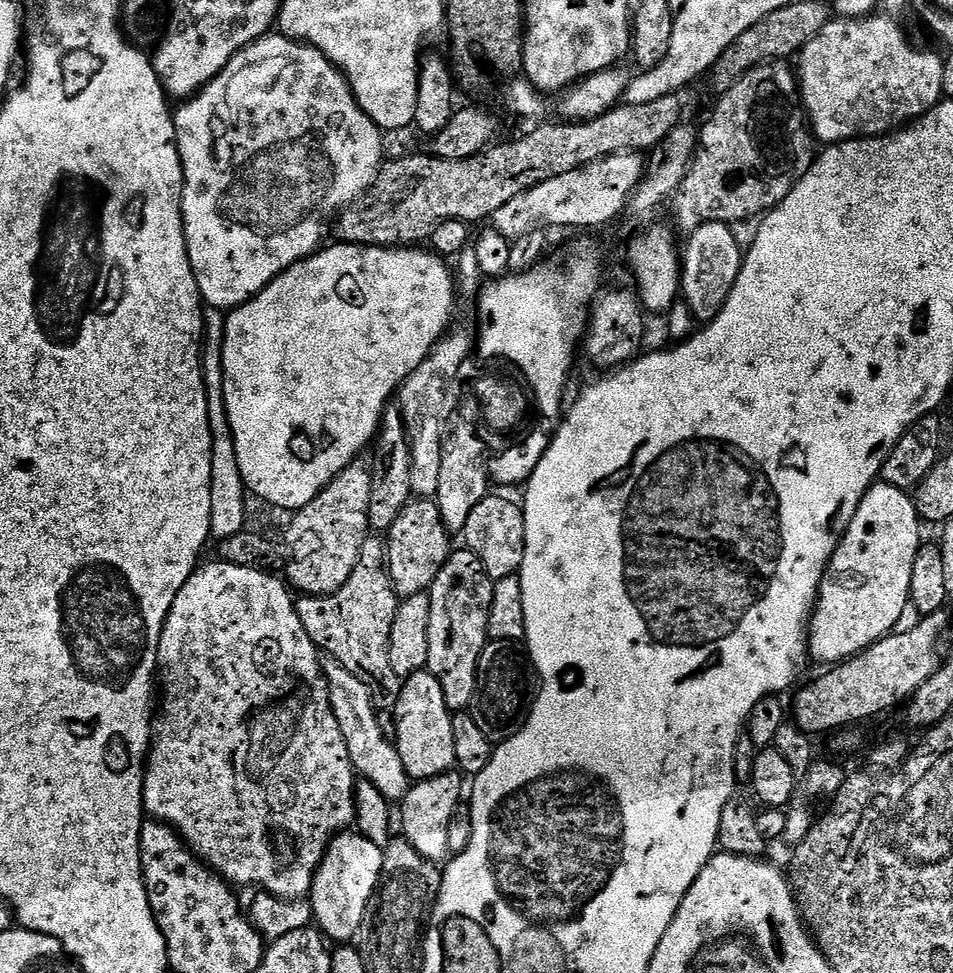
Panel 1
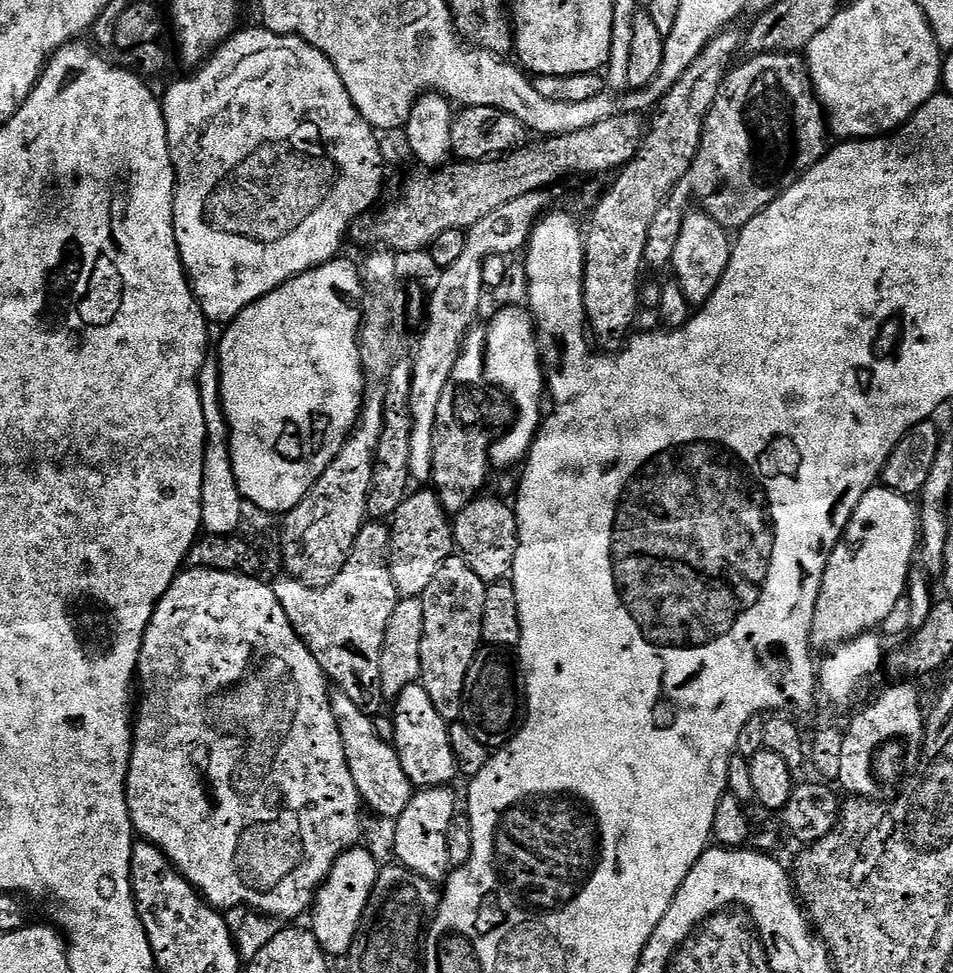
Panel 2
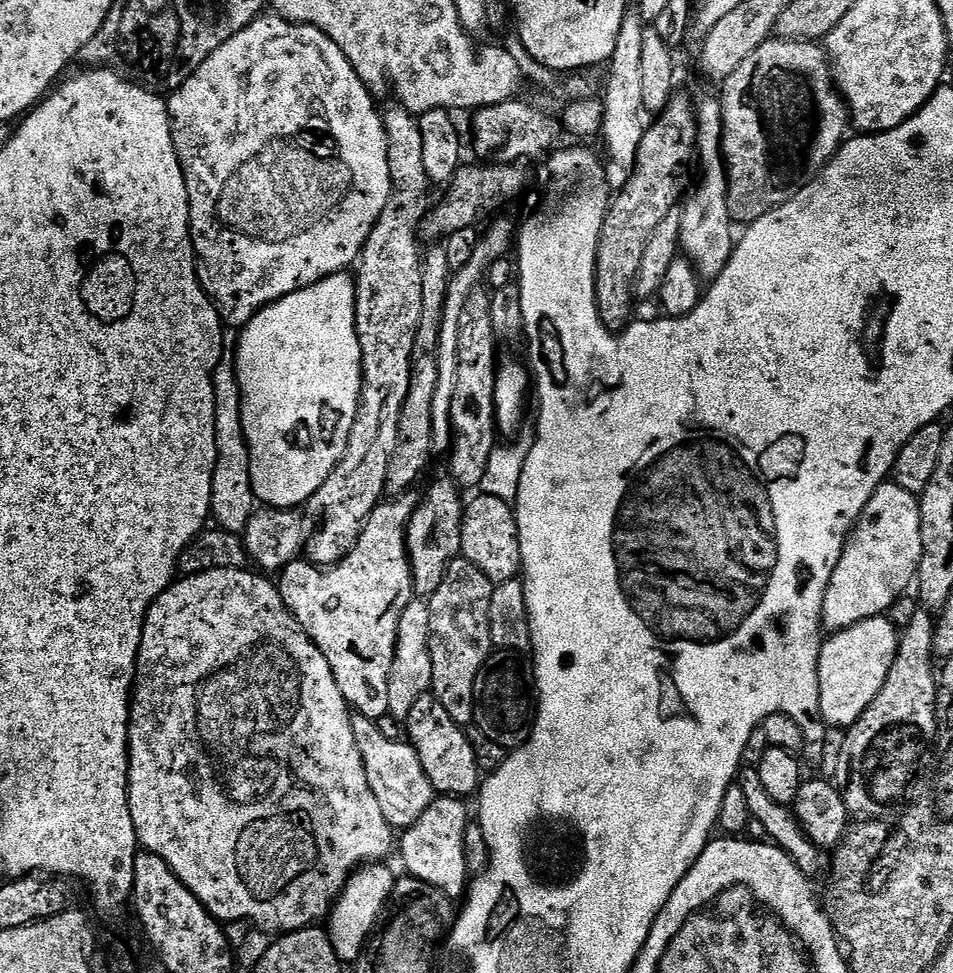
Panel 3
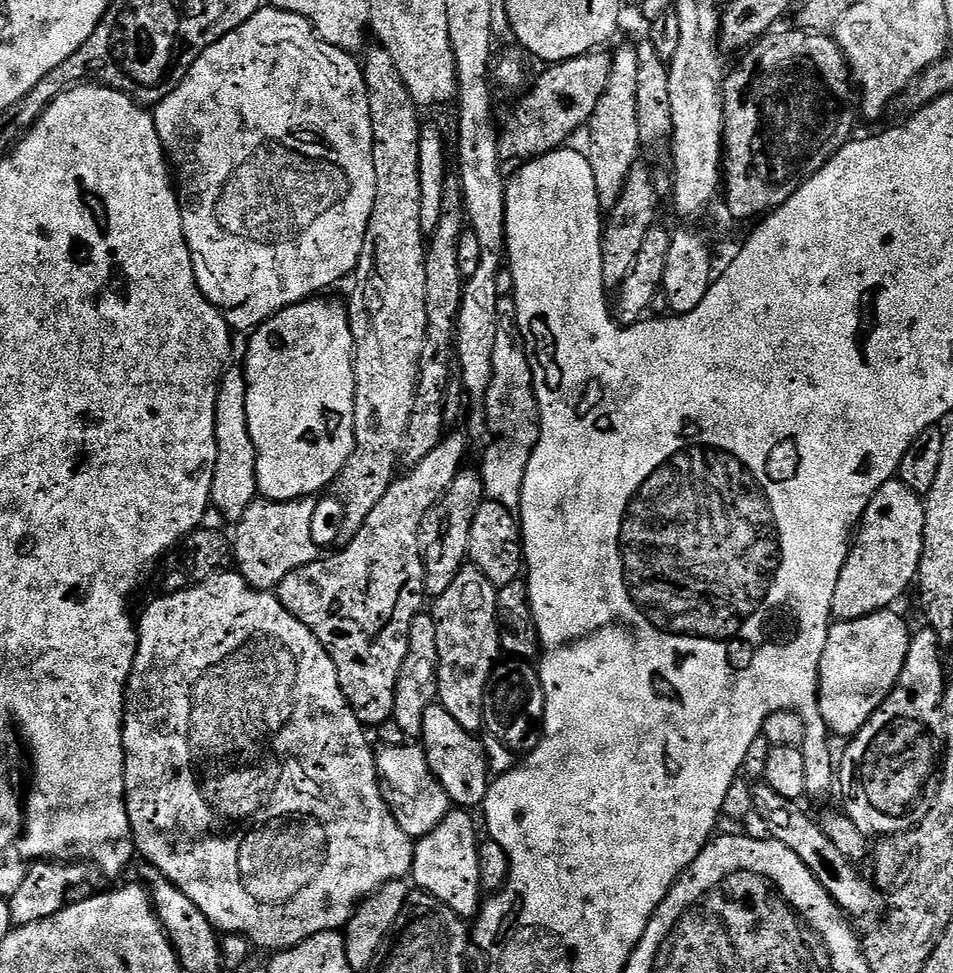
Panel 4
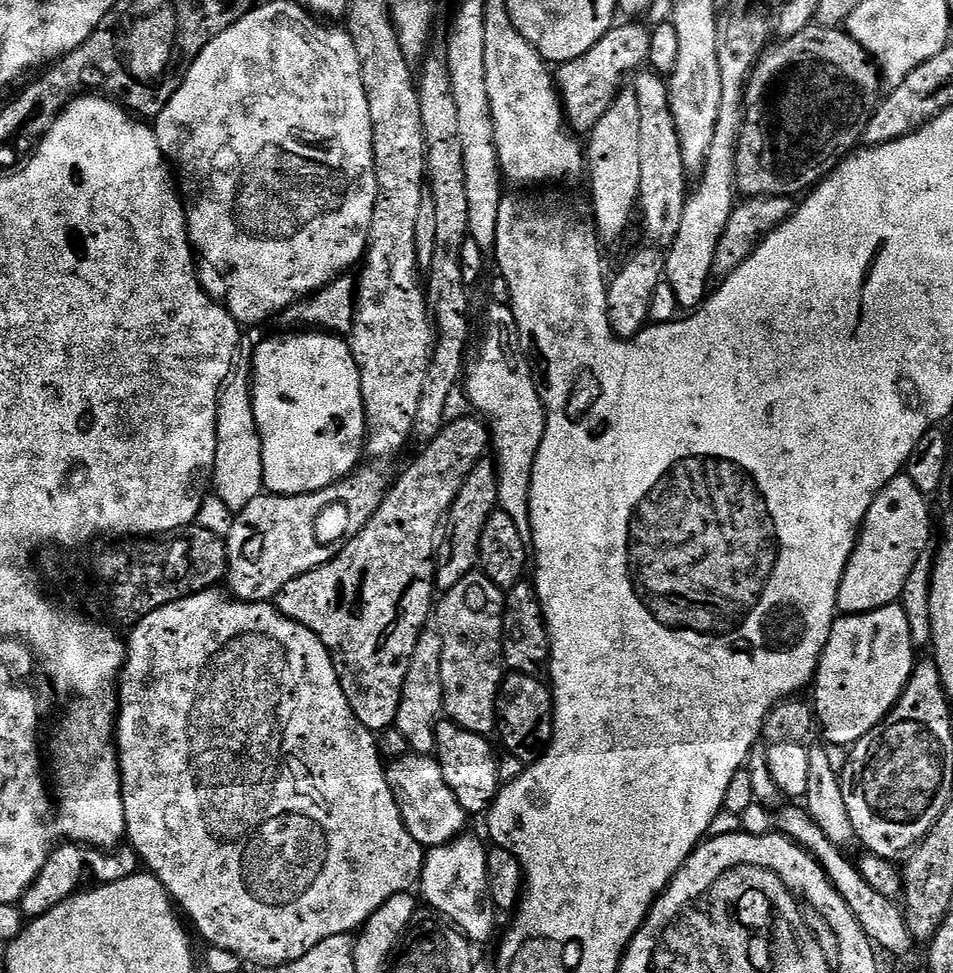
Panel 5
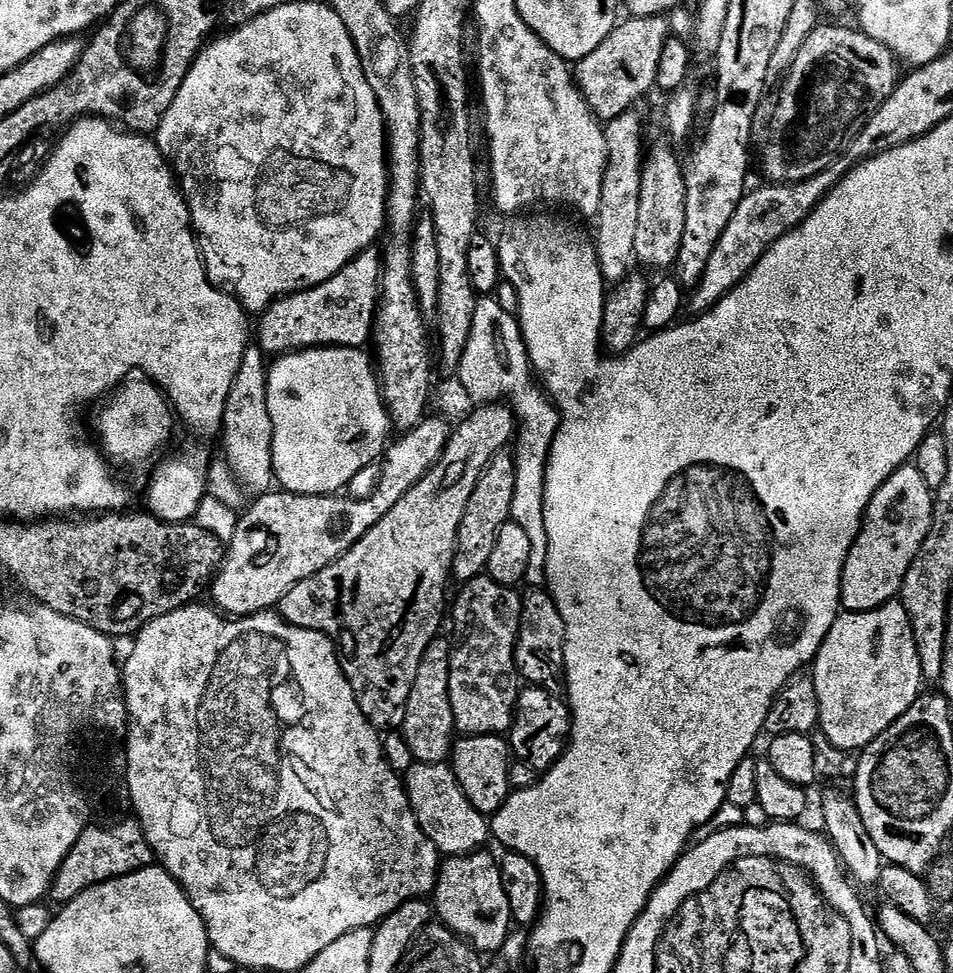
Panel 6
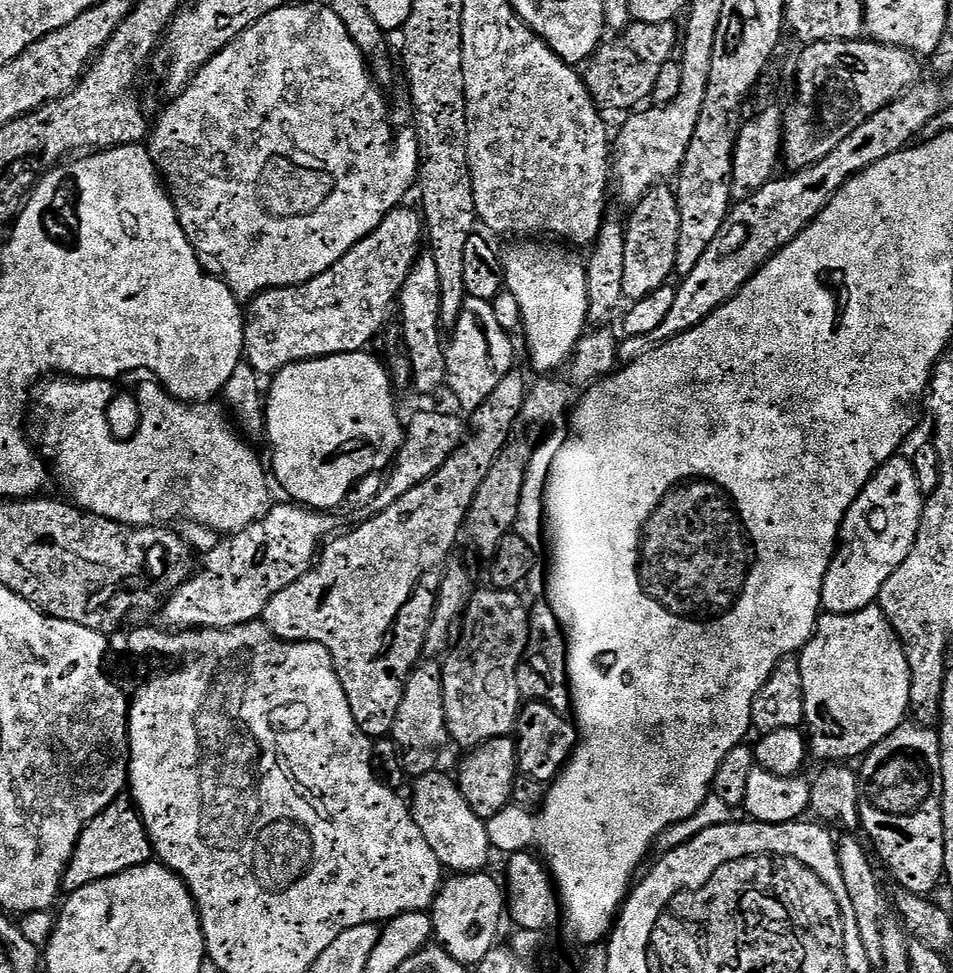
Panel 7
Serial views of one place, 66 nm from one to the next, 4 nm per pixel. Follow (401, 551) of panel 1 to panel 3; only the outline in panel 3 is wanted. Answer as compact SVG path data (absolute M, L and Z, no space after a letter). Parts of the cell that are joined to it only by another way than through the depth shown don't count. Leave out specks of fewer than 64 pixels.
M445 478L437 484L432 485L428 493L425 494L424 500L419 501L417 510L412 515L412 521L408 523L408 559L412 561L412 582L417 593L421 597L427 598L442 586L444 575L448 573L448 567L452 564L454 558L461 555L461 544L463 542L463 522L465 512L465 501L460 501L462 495L461 489L455 480Z

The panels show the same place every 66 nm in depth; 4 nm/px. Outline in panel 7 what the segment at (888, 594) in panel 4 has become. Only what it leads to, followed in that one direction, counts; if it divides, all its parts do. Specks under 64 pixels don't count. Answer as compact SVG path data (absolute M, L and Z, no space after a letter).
M900 459L887 460L850 506L840 530L843 543L833 556L824 579L820 602L825 613L841 616L873 607L890 574L894 574L910 554L920 529L925 497L916 477L915 463L911 459Z

